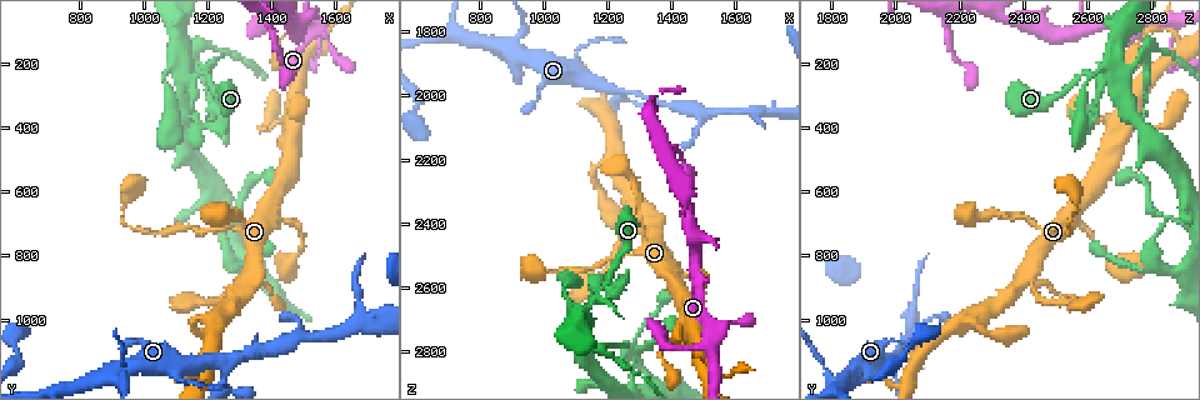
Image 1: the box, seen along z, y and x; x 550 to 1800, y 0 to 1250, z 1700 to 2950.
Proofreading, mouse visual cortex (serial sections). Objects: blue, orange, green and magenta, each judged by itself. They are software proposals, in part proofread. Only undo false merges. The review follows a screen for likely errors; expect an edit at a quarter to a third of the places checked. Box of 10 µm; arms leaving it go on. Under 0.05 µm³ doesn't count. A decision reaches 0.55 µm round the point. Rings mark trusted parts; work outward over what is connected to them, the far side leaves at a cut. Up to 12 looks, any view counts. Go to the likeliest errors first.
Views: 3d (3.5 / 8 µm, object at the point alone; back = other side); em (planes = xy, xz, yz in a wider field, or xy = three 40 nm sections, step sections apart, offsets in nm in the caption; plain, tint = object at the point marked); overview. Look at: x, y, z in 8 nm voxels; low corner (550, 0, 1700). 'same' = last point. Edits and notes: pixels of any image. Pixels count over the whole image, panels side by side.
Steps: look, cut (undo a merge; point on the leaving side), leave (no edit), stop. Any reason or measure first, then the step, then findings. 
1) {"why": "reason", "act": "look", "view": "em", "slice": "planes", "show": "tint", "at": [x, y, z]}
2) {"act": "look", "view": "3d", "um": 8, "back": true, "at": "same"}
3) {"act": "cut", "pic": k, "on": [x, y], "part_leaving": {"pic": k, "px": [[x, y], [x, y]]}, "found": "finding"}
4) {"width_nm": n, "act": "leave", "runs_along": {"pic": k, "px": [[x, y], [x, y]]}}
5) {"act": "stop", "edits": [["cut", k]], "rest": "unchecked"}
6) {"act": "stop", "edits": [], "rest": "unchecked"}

{"why": "abrupt turn", "act": "look", "view": "3d", "um": 3.5, "at": [1200, 390, 2610]}

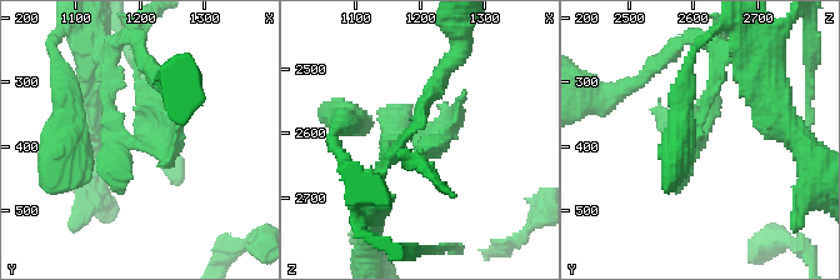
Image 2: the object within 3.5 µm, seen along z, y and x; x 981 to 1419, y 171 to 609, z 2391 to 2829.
{"why": "shape alone is not enough", "act": "look", "view": "em", "slice": "xy", "step": 5, "show": "tint", "at": [1205, 390, 2610]}

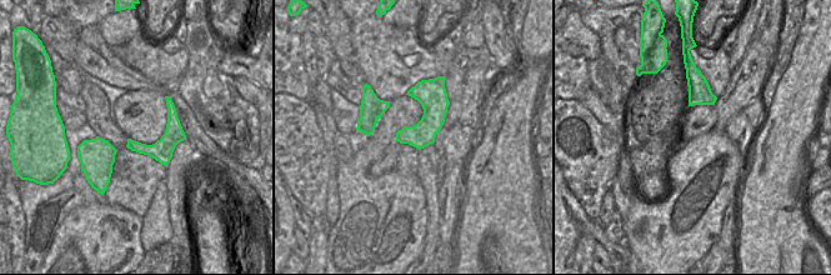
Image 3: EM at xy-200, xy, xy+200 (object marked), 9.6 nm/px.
{"act": "leave", "runs_along": {"pic": 2, "px": [[105, 88], [114, 130], [140, 141], [136, 61]]}, "found": "all the same cell"}

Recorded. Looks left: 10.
{"why": "sudden change in width", "act": "look", "view": "3d", "um": 3.5, "at": [1370, 1090, 2030]}

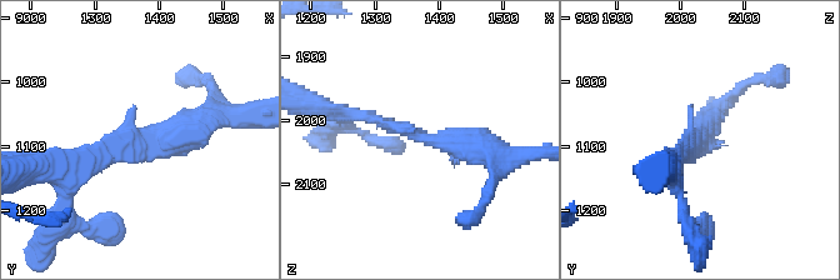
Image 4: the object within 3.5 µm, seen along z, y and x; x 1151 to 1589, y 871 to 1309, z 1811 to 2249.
{"arm_widths_nm": [150, 350], "act": "look", "view": "em", "slice": "xy", "step": 3, "show": "tint", "at": [1375, 1085, 2025]}

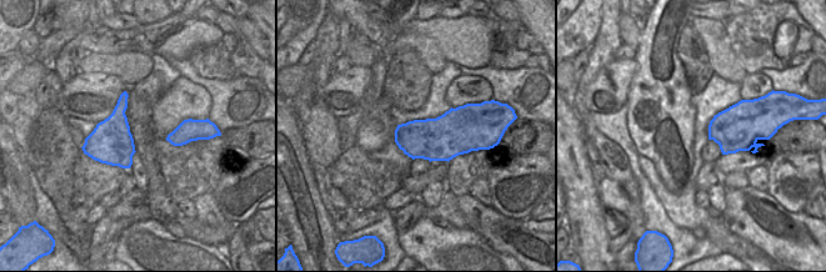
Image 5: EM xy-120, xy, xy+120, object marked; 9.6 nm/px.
{"act": "leave", "runs_along": {"pic": 4, "px": [[70, 158], [178, 139], [220, 116]]}, "found": "one cell here"}

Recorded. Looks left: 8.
{"why": "a fork", "act": "look", "view": "em", "slice": "xy", "step": 1, "show": "tint", "at": [1530, 90, 2740]}

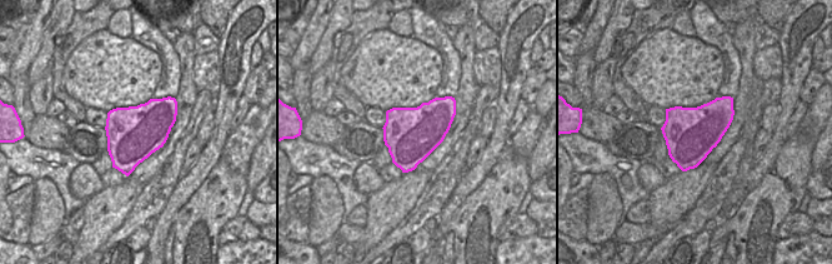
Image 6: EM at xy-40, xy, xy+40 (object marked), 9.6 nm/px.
{"act": "look", "view": "3d", "um": 3.5, "at": "same"}

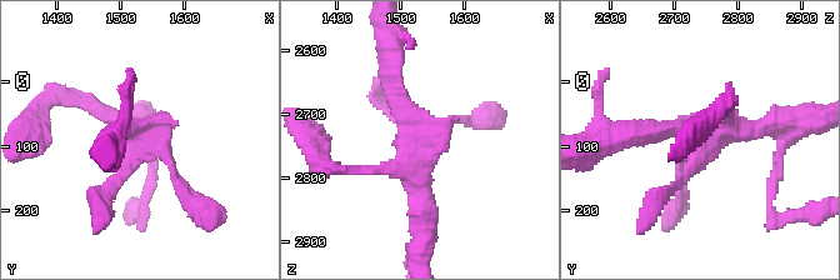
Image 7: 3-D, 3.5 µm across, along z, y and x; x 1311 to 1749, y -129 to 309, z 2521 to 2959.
{"act": "leave", "runs_along": {"pic": 7, "px": [[660, 203], [701, 138], [628, 134]]}, "found": "one cell here"}

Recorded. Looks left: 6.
{"why": "narrows sharply", "act": "look", "view": "3d", "um": 3.5, "at": [1280, 840, 2800]}

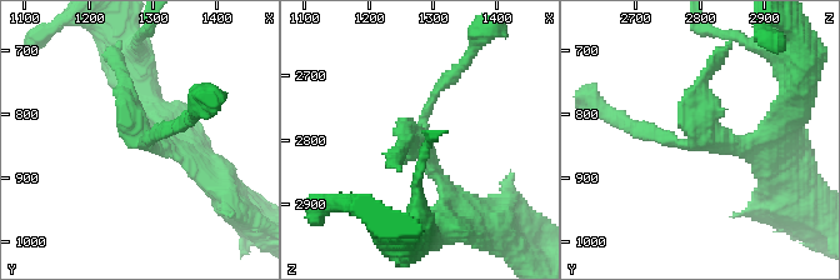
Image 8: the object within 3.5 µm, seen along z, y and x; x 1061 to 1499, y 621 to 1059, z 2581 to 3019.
{"act": "leave", "runs_along": {"pic": 8, "px": [[445, 215], [423, 115], [450, 78]]}, "found": "all the same cell"}

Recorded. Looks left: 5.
{"why": "side arm on a straight run", "act": "look", "view": "3d", "um": 3.5, "at": [1240, 1000, 2200]}

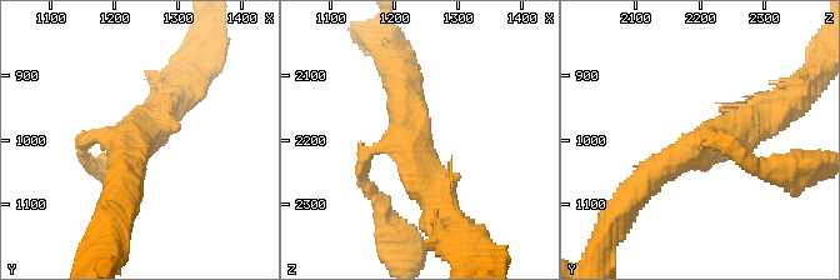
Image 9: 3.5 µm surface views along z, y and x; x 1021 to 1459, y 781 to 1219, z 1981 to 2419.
{"why": "need the tissue", "act": "look", "view": "em", "slice": "planes", "show": "tint", "at": [1230, 1000, 2210]}

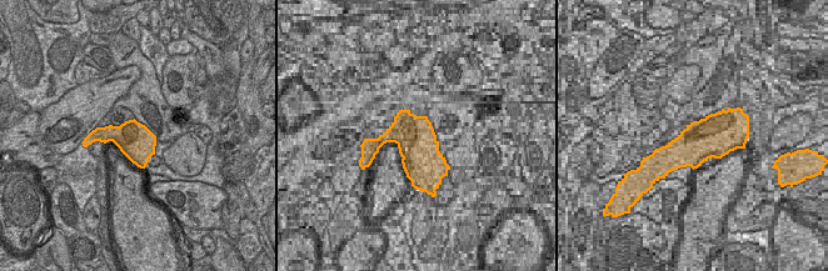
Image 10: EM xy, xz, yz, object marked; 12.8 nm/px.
{"act": "leave", "runs_along": {"pic": 9, "px": [[771, 116], [701, 143], [640, 185]]}, "found": "continuous, no second cell"}

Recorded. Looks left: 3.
{"act": "stop", "edits": [], "rest": "unchecked"}

